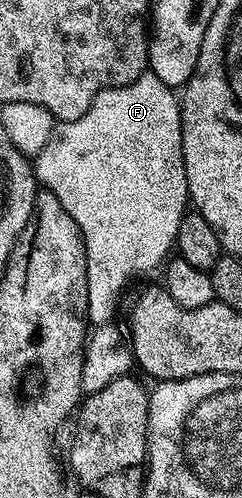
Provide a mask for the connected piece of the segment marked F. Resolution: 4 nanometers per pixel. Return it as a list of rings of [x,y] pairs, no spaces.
[[[147,70],[143,75],[139,75],[130,85],[111,87],[102,93],[98,93],[98,97],[94,97],[92,102],[92,108],[85,115],[69,123],[60,123],[53,130],[50,141],[46,141],[46,149],[42,149],[42,153],[38,153],[34,157],[34,170],[37,180],[42,184],[43,190],[52,191],[54,197],[58,197],[58,201],[62,201],[62,209],[66,209],[66,213],[70,213],[70,217],[74,217],[74,221],[84,238],[86,285],[88,286],[88,322],[92,325],[111,324],[116,319],[114,318],[116,315],[116,302],[120,299],[120,290],[127,285],[128,278],[138,271],[152,271],[156,266],[159,268],[169,258],[170,252],[176,246],[178,225],[190,207],[186,165],[184,164],[184,154],[182,153],[180,99],[177,92],[173,88],[166,86],[162,81],[158,81],[158,77],[154,77],[154,73]]]

